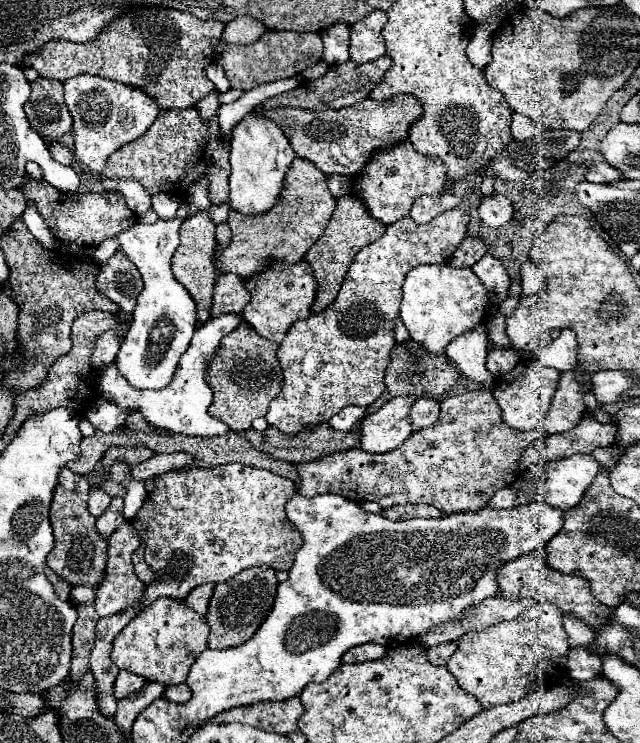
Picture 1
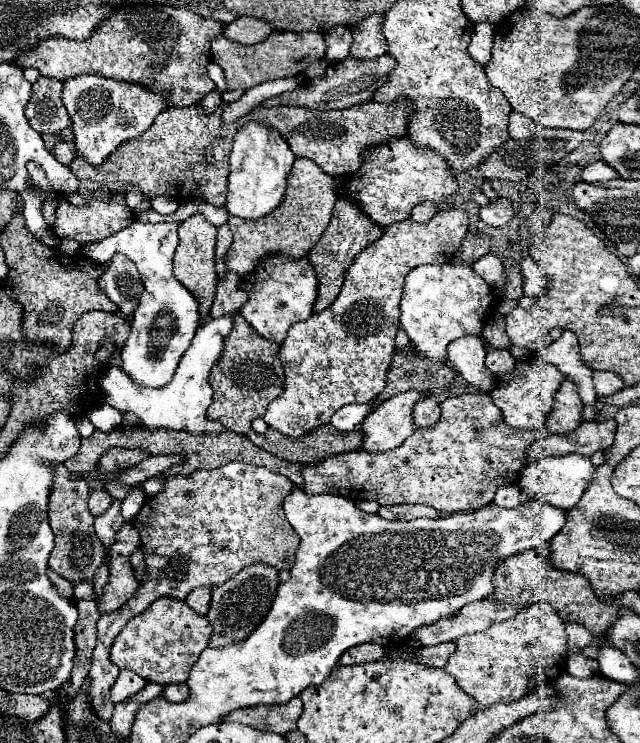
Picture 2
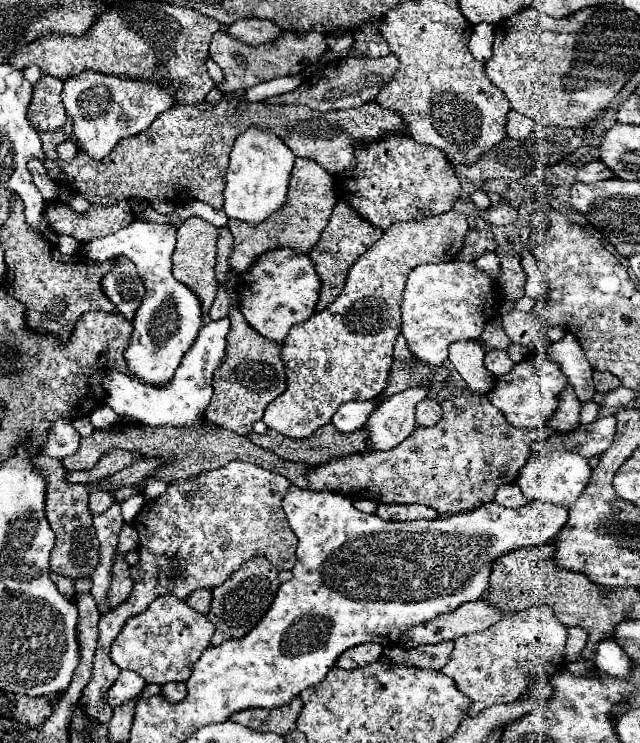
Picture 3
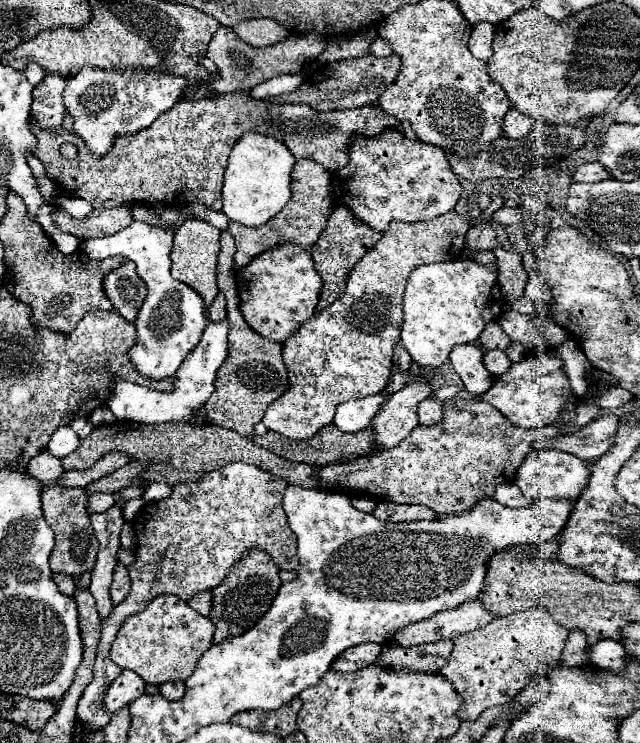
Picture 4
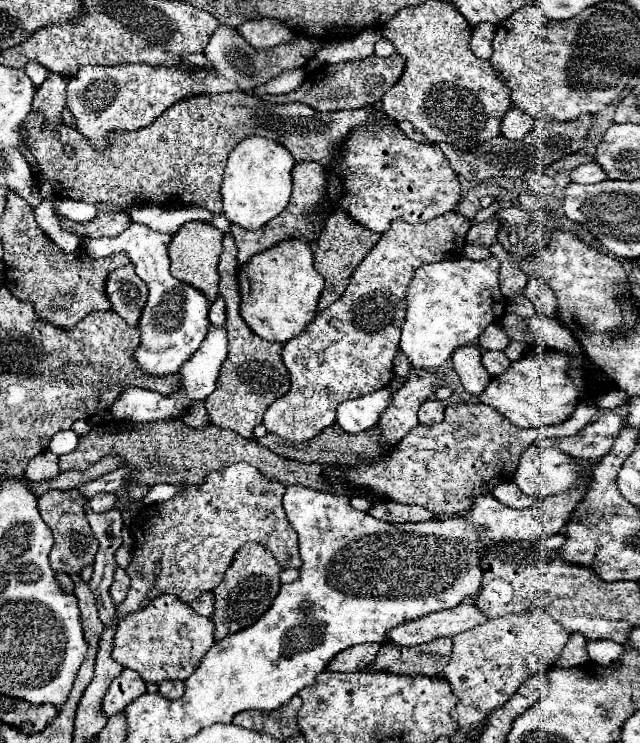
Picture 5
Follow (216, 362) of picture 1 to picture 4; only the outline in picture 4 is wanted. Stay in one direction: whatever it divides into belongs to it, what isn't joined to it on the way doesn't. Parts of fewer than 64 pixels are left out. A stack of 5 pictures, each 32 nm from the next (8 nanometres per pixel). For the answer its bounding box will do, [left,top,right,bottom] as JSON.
[204,230,288,438]

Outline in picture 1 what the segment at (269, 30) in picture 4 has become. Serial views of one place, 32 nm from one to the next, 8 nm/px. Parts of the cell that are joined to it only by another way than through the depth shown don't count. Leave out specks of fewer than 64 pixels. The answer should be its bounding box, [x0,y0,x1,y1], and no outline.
[222,16,266,44]

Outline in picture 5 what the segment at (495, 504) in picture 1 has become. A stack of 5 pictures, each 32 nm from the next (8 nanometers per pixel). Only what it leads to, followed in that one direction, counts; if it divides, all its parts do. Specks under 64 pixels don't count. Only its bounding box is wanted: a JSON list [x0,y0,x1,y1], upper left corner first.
[492,482,538,508]

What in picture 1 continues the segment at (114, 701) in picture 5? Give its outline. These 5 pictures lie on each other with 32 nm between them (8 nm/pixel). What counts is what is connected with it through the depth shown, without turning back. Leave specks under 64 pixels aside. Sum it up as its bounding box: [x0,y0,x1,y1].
[114,670,146,700]

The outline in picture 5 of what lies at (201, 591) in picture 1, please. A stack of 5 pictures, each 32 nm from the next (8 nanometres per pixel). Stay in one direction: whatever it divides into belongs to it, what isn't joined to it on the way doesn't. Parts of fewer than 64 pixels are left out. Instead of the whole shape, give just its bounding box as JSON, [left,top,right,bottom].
[192,592,214,616]

